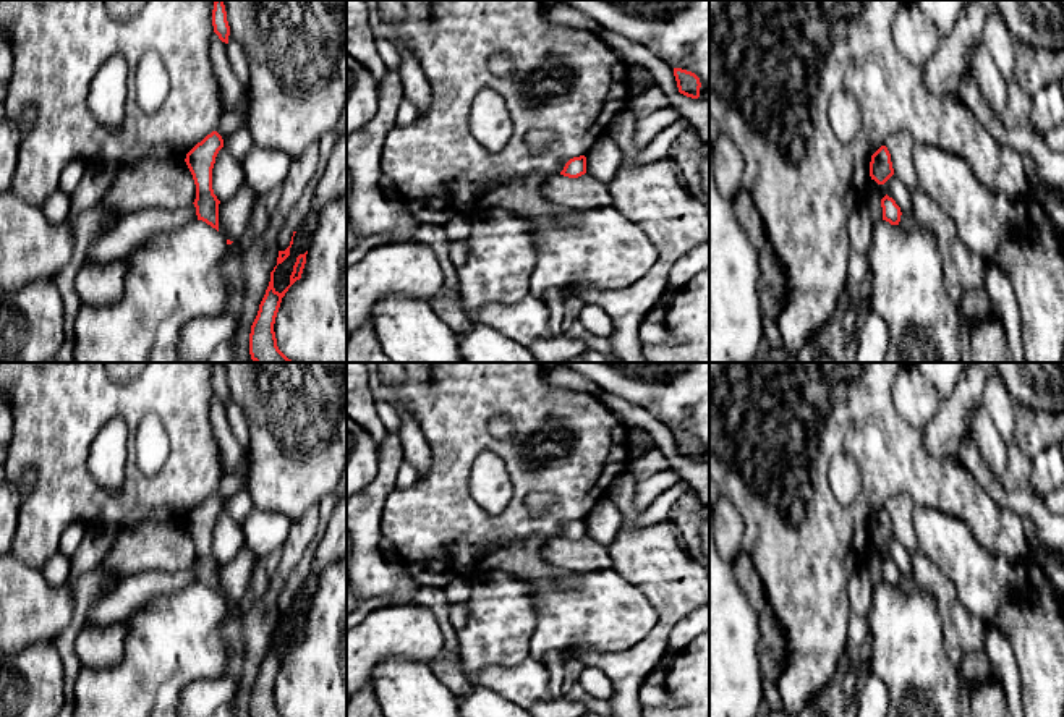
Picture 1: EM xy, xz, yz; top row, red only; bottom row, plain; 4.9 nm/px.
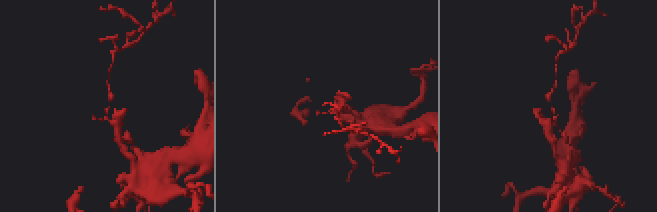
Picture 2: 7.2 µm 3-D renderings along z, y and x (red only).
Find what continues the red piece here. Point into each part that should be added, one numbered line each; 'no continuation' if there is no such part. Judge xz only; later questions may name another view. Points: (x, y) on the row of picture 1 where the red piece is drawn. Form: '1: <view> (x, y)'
1: xz (583, 193)

